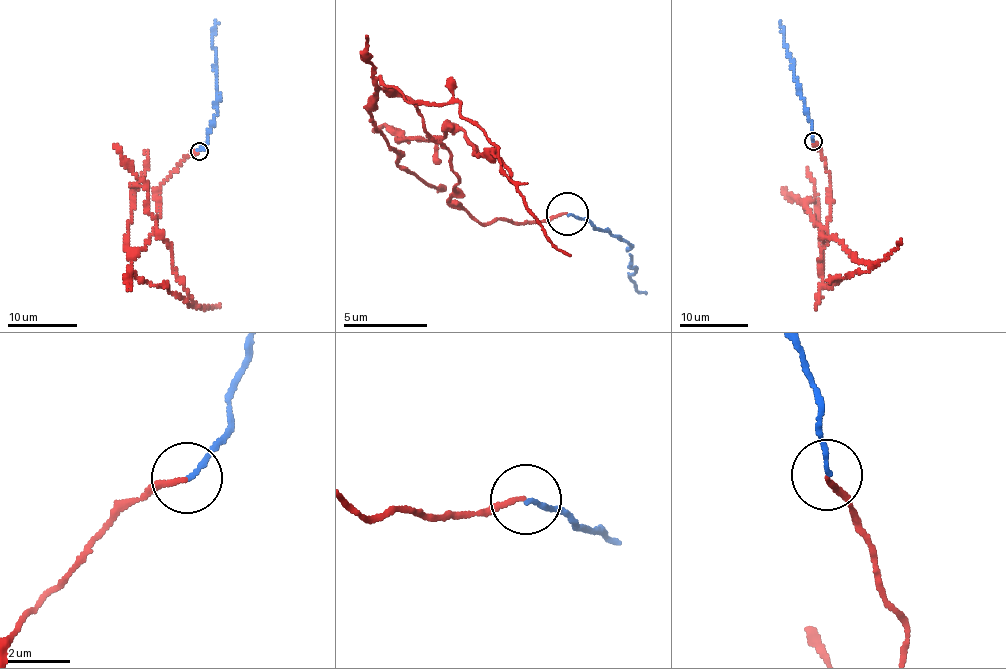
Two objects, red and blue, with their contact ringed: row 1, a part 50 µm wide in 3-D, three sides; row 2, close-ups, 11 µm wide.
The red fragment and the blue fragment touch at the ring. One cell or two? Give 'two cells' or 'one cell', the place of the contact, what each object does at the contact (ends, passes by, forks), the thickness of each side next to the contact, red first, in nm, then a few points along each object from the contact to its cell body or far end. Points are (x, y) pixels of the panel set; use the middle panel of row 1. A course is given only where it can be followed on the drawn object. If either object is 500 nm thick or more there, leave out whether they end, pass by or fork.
two cells | (567, 213) | red ends | blue ends | 160/150 nm | red via (566, 215), (473, 218), (449, 149), (375, 77), (460, 103), (511, 175), (459, 129), (371, 134) | blue via (566, 215), (620, 237), (637, 271), (627, 275), (635, 291), (645, 291)

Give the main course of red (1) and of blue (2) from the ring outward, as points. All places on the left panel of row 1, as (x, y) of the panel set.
1: (198, 151), (163, 183), (157, 225), (130, 263), (187, 305), (145, 185), (115, 146)
2: (198, 151), (208, 139), (217, 114), (217, 58), (211, 45), (216, 21)

